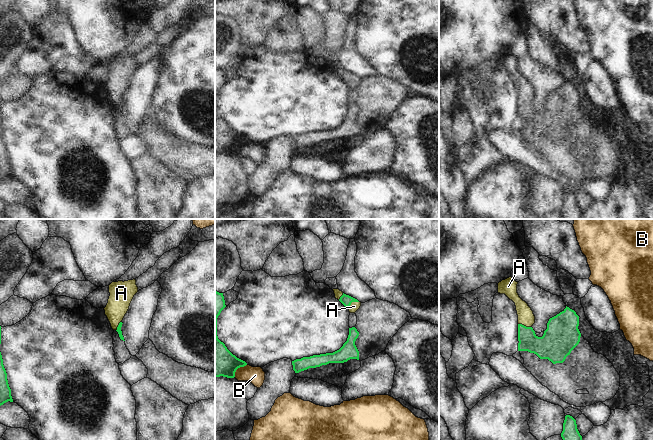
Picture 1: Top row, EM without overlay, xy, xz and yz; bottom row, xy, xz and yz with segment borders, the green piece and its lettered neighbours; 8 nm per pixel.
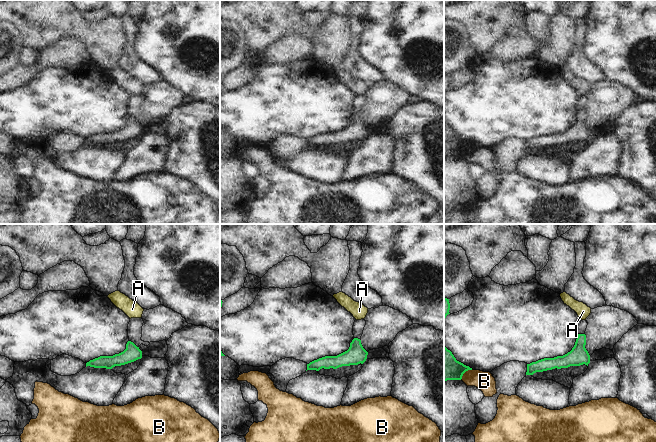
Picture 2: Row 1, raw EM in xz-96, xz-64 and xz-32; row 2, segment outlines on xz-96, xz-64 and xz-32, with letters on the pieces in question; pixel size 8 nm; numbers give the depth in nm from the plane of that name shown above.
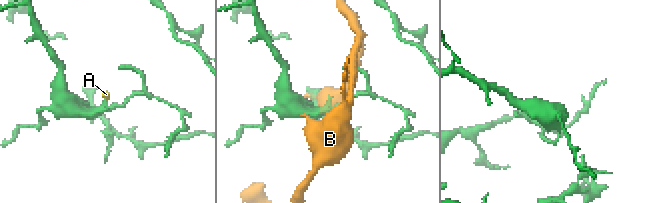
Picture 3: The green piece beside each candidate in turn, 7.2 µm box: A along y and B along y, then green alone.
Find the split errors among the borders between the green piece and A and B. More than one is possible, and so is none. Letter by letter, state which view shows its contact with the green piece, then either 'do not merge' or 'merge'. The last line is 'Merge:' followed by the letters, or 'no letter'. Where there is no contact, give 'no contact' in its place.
A: xz | merge
B: xz | do not merge
Merge: A

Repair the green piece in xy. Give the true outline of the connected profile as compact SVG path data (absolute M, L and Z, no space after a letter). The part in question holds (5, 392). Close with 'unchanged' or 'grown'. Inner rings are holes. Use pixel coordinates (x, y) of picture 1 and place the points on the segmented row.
M0 352L0 406L6 402L13 402L11 389L7 380L7 373L3 365L3 359Z; unchanged

